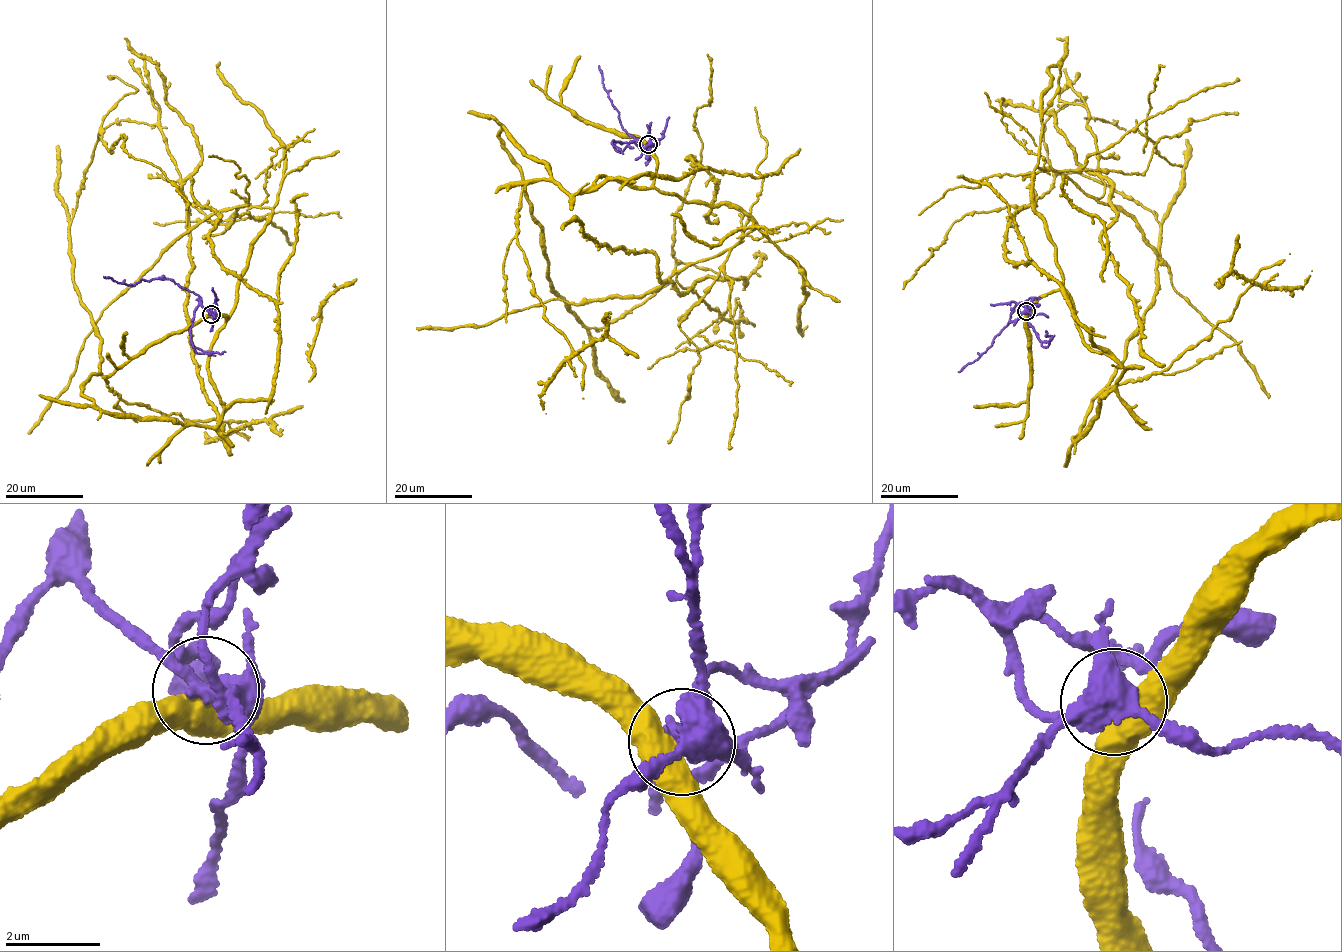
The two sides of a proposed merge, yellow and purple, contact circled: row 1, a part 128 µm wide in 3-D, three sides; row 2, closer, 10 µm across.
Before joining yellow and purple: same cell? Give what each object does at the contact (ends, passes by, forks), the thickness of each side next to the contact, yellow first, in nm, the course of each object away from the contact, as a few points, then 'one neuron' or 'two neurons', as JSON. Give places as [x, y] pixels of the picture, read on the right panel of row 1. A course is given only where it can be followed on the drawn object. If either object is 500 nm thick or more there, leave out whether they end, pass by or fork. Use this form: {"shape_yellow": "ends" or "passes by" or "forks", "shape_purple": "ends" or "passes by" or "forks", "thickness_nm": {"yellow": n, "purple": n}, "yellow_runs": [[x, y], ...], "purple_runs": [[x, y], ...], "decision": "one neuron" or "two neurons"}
{"thickness_nm": {"yellow": 500, "purple": 360}, "yellow_runs": [[1027, 311], [1065, 291], [1123, 367], [1076, 441], [1154, 295], [1154, 214], [1061, 173], [954, 222], [903, 288]], "purple_runs": [[1027, 311], [1032, 297], [1015, 306], [1008, 324], [989, 347], [958, 372]], "decision": "two neurons"}

